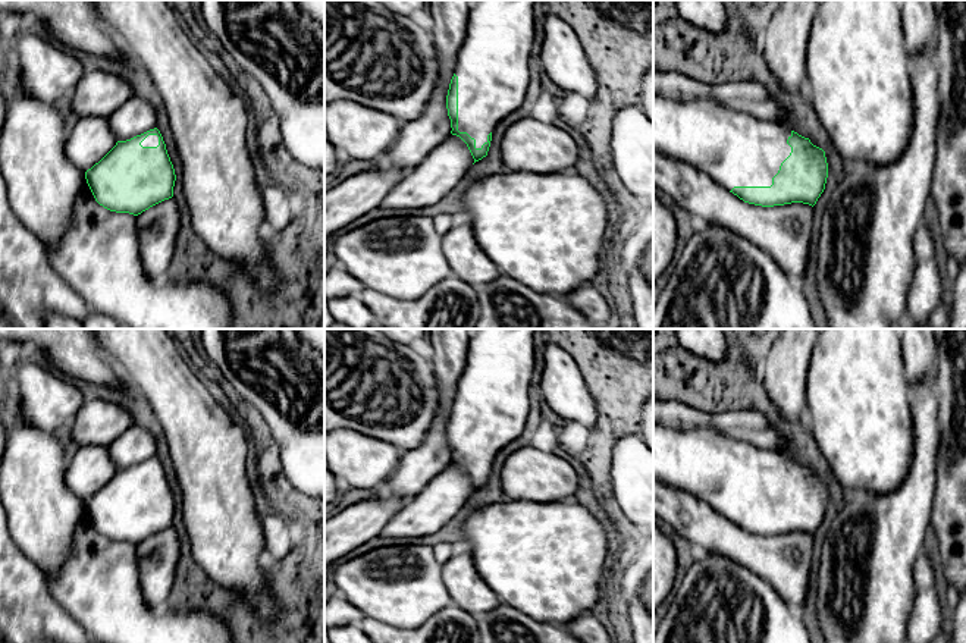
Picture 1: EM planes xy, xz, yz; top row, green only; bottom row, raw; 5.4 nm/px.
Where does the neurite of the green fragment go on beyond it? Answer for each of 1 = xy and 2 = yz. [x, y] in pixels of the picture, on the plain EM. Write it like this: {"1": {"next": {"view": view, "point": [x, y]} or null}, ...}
{"1": {"next": {"view": "xy", "point": [99, 586]}}, "2": {"next": {"view": "yz", "point": [734, 477]}}}

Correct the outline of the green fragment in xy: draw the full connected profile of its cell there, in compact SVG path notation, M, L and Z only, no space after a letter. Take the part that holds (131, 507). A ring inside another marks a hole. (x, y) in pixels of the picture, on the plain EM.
M157 457L116 474L85 502L65 564L46 577L51 597L98 643L232 643L228 622L211 611L156 611L147 606L138 577L137 545L173 526L175 498Z

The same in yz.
M653 421L653 479L686 490L749 533L774 536L791 531L815 534L825 518L825 480L809 467L713 427L680 430Z

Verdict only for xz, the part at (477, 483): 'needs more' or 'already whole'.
needs more

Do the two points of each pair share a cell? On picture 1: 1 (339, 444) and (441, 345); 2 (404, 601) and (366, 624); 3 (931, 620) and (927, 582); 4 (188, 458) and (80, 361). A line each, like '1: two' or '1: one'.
1: two
2: two
3: one
4: two

